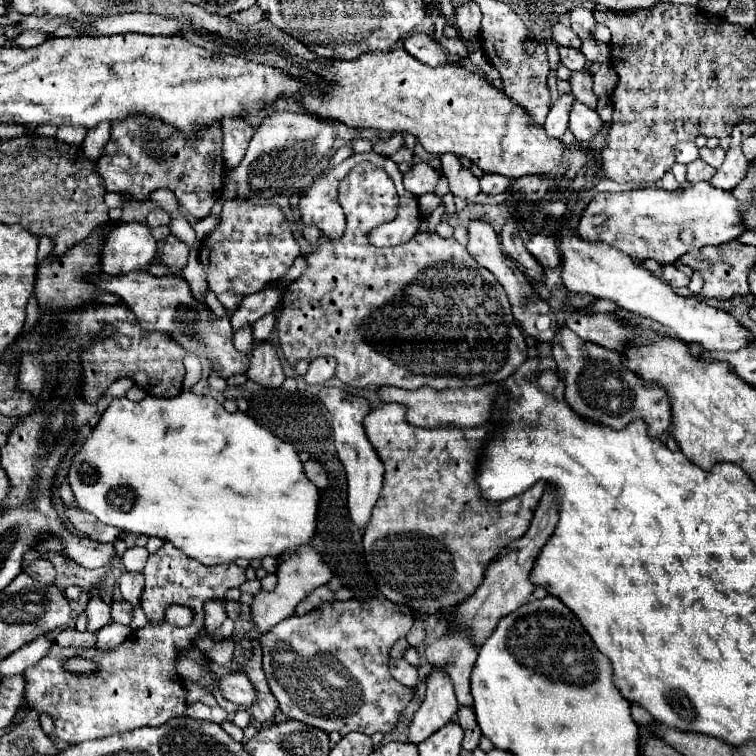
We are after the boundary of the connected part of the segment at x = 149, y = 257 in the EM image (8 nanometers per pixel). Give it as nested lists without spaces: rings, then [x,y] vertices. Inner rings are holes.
[[[121,223],[113,227],[103,243],[101,269],[107,275],[147,271],[157,257],[157,243],[143,223]]]

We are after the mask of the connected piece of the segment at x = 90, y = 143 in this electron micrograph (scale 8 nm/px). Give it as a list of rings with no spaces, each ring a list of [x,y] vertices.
[[[101,123],[97,129],[91,129],[83,141],[83,149],[87,153],[87,157],[95,163],[97,159],[101,159],[101,151],[105,149],[105,143],[109,141],[111,135],[111,125],[109,123]]]

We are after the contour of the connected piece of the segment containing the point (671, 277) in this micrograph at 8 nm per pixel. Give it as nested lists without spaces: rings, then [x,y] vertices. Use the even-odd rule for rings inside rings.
[[[661,265],[661,279],[671,287],[687,287],[689,279],[675,265]]]

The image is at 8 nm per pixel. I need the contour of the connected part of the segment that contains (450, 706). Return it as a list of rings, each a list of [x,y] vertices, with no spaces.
[[[431,671],[425,683],[425,701],[417,709],[409,731],[411,743],[425,741],[433,731],[449,723],[453,713],[459,709],[453,695],[453,683],[449,683],[449,675],[445,675],[445,671]]]

